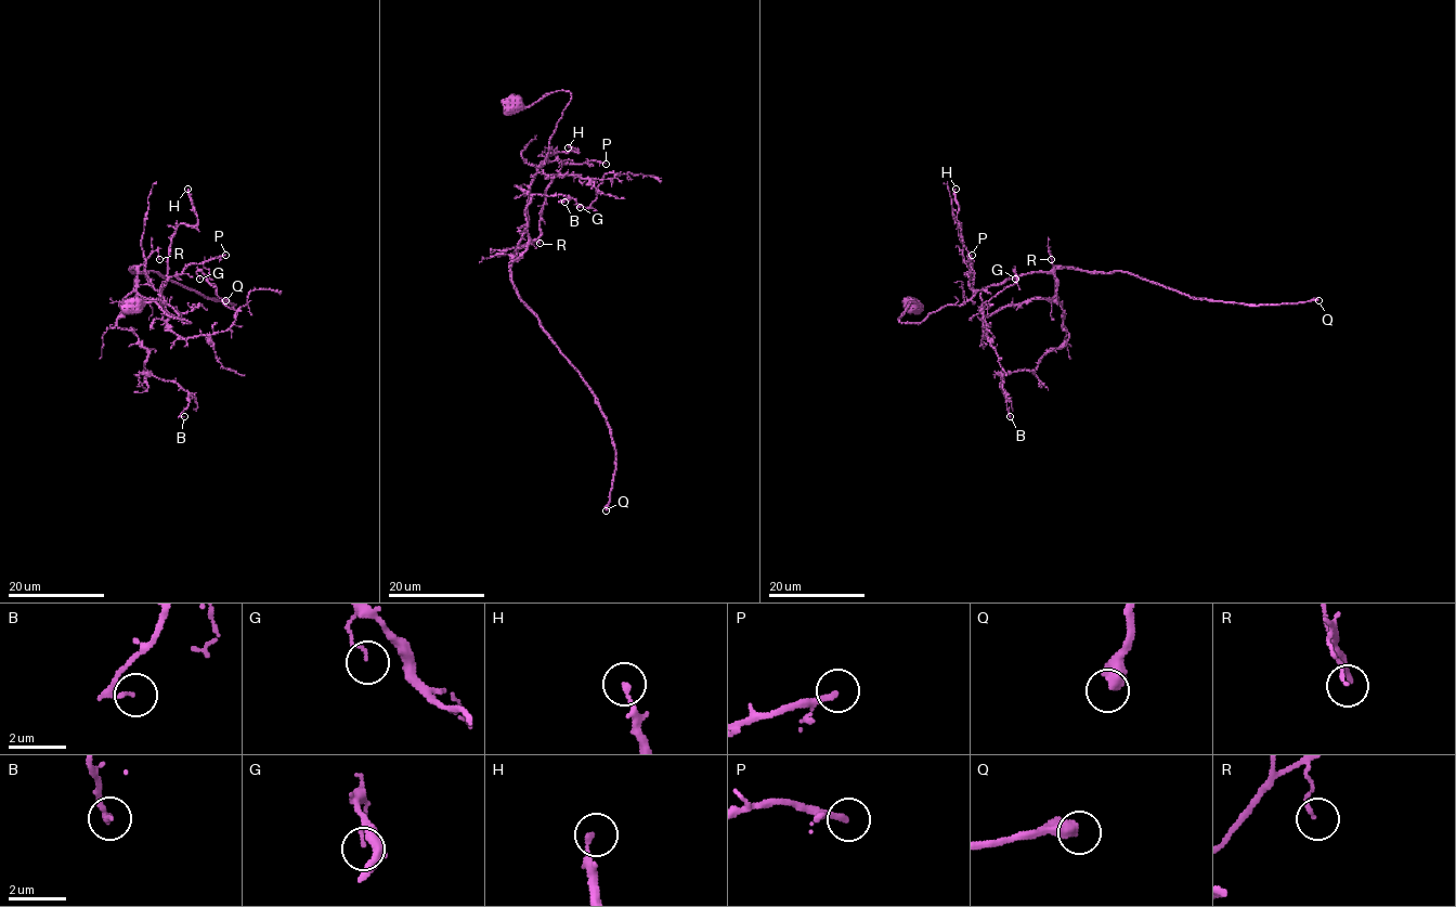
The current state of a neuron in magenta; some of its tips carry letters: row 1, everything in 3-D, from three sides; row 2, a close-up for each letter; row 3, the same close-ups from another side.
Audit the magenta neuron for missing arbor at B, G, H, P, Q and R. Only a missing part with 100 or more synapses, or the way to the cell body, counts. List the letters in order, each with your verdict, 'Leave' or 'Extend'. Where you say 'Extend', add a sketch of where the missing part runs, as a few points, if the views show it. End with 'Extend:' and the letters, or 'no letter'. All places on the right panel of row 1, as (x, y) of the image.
B: Leave
G: Leave
H: Leave
P: Leave
Q: Extend
R: Leave
Extend: Q

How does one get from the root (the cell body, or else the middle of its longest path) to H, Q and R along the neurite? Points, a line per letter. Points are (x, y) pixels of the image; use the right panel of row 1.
H: (912, 303), (901, 322), (922, 322), (973, 296), (956, 189)
Q: (912, 303), (901, 322), (922, 322), (1010, 279), (1064, 268), (1126, 271), (1195, 298), (1221, 301), (1318, 300)
R: (912, 303), (901, 322), (922, 322), (989, 286), (1048, 272), (1049, 250), (1051, 259)

